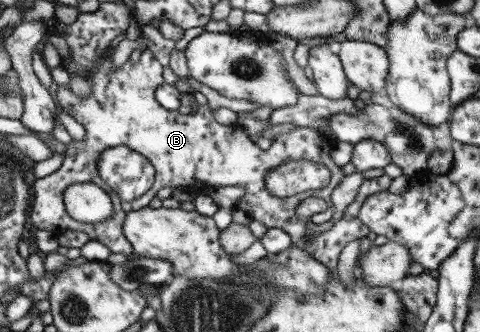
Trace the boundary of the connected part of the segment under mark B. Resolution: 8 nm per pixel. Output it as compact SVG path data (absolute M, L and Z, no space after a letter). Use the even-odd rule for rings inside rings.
M145 49L140 53L140 56L135 62L131 62L128 59L120 67L117 67L115 71L112 71L111 51L107 51L106 55L98 61L97 65L92 69L92 72L89 73L87 80L88 83L91 84L91 93L89 93L87 97L77 97L77 95L74 95L70 91L54 90L54 98L57 107L59 110L65 111L66 114L73 117L77 123L83 126L83 129L85 129L85 137L83 137L83 140L75 140L66 145L61 165L55 171L49 172L47 176L34 178L30 183L32 200L28 203L29 207L26 213L28 226L36 228L37 230L47 231L53 236L65 230L81 231L87 233L89 240L97 240L103 243L103 245L106 245L112 253L122 253L126 255L127 258L132 257L132 245L127 241L123 232L121 232L121 224L123 224L123 217L126 214L121 210L121 200L119 196L102 181L96 170L97 158L101 151L109 149L110 147L125 146L145 157L154 169L154 180L153 183L151 183L151 187L149 187L143 195L130 200L131 210L139 210L147 206L149 201L156 196L157 191L162 187L178 187L191 190L196 181L200 181L208 190L223 186L241 186L244 189L244 193L239 197L235 208L243 211L243 213L252 220L263 224L263 227L266 229L277 228L285 231L285 233L289 234L290 240L295 247L299 250L304 249L308 251L315 261L323 264L328 269L333 269L335 267L338 262L339 252L344 248L346 243L361 239L370 232L358 219L359 208L369 195L390 189L391 178L382 174L372 179L364 179L362 184L358 187L353 201L343 210L341 219L332 226L329 231L325 231L324 233L312 233L308 236L308 232L303 229L303 225L297 221L297 216L294 211L297 204L306 197L321 197L321 199L325 199L325 197L331 193L331 190L341 181L343 174L340 171L340 167L330 156L332 149L334 149L335 140L331 139L331 137L318 134L314 129L295 126L291 131L285 133L285 135L277 134L277 137L273 136L273 145L270 145L263 151L252 142L252 137L248 136L237 123L221 125L215 121L212 113L209 111L209 107L205 104L197 105L197 110L194 114L179 114L177 110L171 111L161 107L157 103L157 100L153 98L153 94L155 94L157 88L164 85L162 68L158 59L153 57L153 54L149 50ZM298 159L314 161L315 163L324 165L330 171L329 183L319 191L319 195L315 195L313 190L303 191L290 197L275 197L271 195L265 189L264 175L266 171L269 168L274 168L282 164L284 161ZM74 183L94 183L107 193L113 208L111 217L107 217L105 222L97 222L97 224L82 223L73 220L65 211L62 193L68 185L73 185Z

